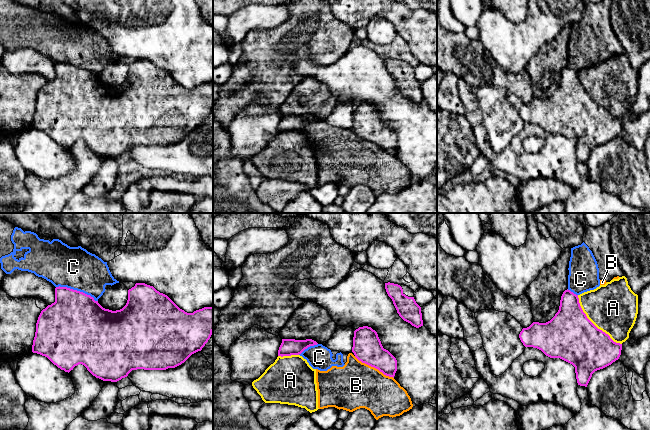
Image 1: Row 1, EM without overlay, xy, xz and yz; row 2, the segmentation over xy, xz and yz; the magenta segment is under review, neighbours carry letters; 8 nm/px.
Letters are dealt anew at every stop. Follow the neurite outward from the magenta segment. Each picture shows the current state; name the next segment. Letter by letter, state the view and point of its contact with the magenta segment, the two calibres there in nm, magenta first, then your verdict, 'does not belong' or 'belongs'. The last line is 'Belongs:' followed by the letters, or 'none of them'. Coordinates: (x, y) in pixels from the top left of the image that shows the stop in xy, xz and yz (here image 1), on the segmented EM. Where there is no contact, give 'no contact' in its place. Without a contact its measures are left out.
A: contact yz (592, 323); calibres 400 and 400 nm; does not belong
B: contact xz (374, 367); calibres 240 and 380 nm; does not belong
C: contact xy (76, 290); calibres 460 and 340 nm; does not belong
Belongs: none of them

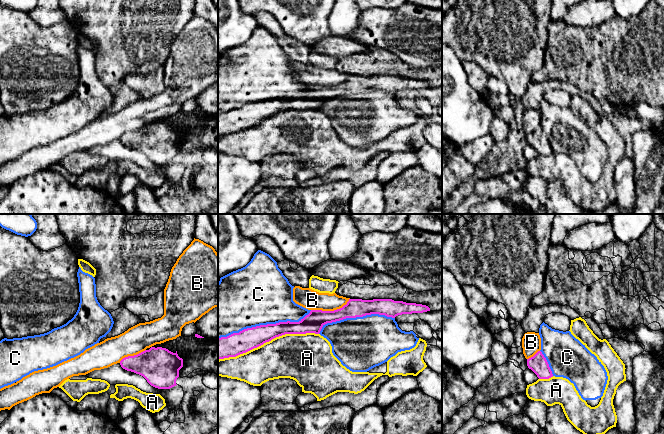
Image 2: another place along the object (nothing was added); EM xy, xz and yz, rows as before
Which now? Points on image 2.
A: contact xz (268, 341); calibres 180 and 360 nm; does not belong
B: contact xz (331, 311); calibres 160 and 160 nm; does not belong
C: contact xz (264, 325); calibres 170 and 480 nm; does not belong
Belongs: none of them

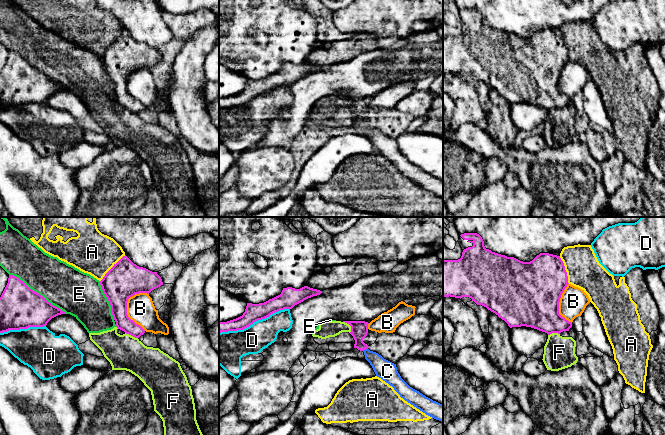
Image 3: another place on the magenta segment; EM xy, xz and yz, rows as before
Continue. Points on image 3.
A: contact xy (111, 268); calibres 280 and 340 nm; does not belong
B: contact xy (126, 311); calibres 280 and 220 nm; does not belong
C: contact xz (364, 349); calibres 140 and 160 nm; belongs
D: contact xz (254, 321); calibres 140 and 220 nm; does not belong
E: contact xy (38, 293); calibres 340 and 360 nm; does not belong
F: contact xz (350, 325); calibres 140 and 130 nm; does not belong
Belongs: C

